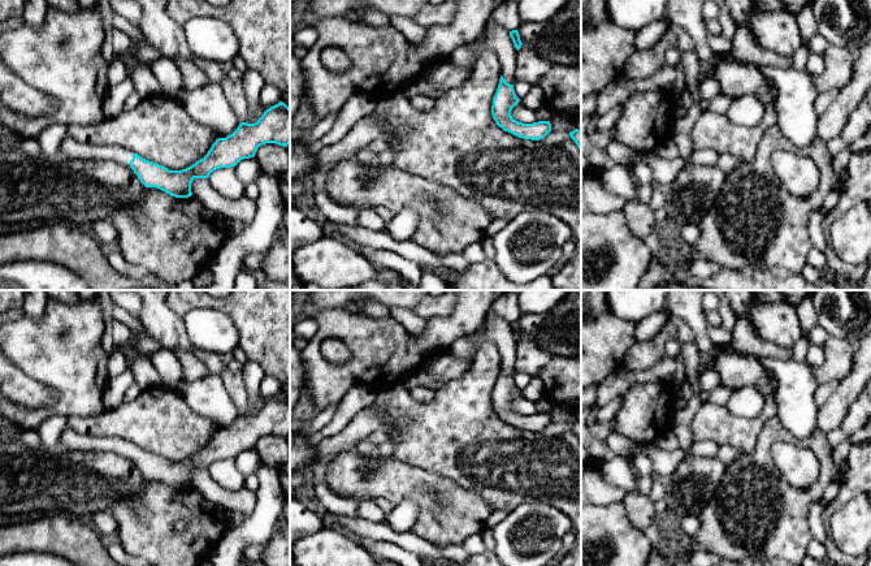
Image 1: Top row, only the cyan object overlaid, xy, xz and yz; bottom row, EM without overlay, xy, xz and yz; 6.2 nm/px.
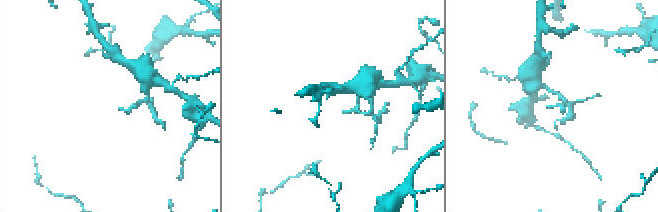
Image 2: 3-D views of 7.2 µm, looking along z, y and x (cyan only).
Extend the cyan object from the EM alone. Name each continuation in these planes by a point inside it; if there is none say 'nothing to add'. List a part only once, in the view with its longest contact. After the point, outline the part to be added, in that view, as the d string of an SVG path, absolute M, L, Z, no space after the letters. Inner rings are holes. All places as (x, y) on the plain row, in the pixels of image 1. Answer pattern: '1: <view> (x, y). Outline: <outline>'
1: xy (70, 440). Outline: M68 425L58 440L58 448L62 450L116 453L130 459L133 444L116 437L92 437L82 435L72 425Z

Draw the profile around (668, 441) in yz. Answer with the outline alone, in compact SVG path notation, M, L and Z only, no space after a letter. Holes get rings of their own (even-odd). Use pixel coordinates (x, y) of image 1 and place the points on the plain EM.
M672 429L667 431L663 436L655 440L654 444L655 448L662 450L675 450L680 448L680 442Z

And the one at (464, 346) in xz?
M469 336L460 337L448 347L447 354L456 358L473 359L477 354L477 345Z

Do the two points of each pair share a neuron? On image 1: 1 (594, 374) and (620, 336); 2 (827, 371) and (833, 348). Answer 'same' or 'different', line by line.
1: same
2: same

